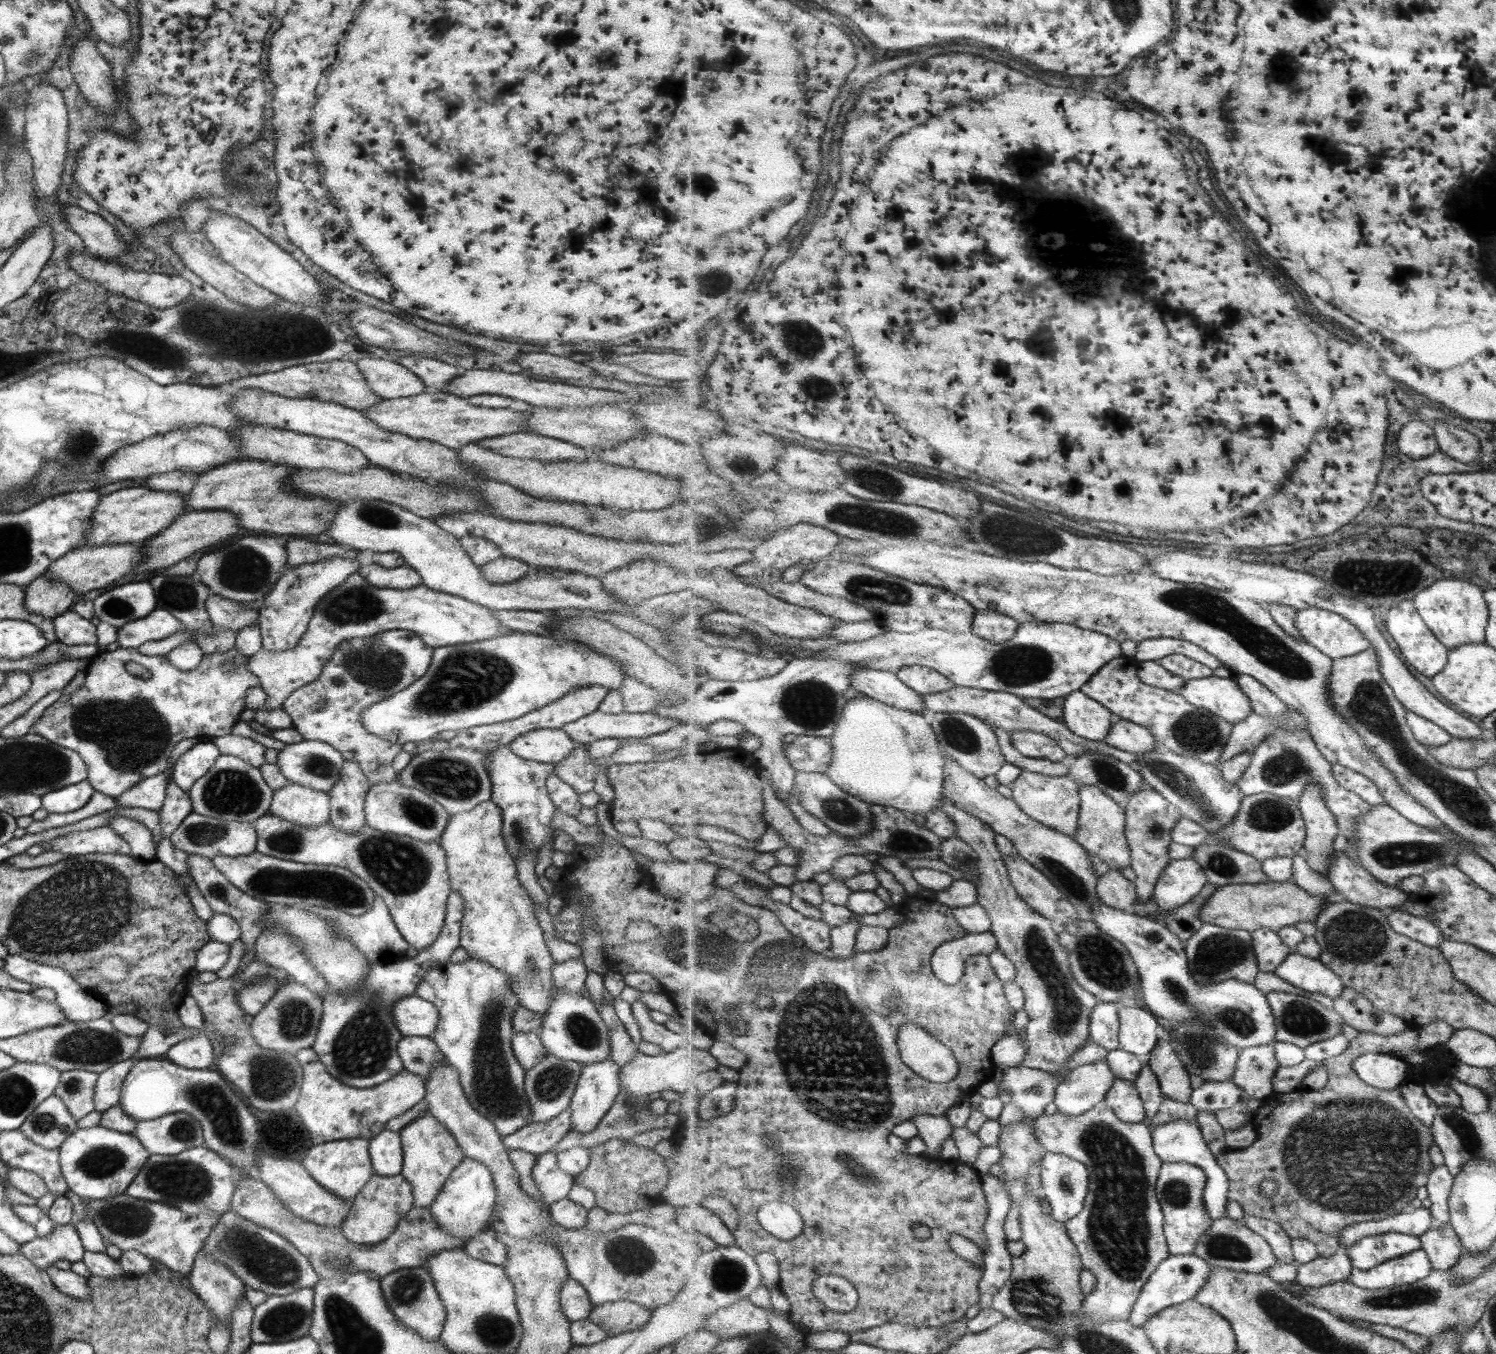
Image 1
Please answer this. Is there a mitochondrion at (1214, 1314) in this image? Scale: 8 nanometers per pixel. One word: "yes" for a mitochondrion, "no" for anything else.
no

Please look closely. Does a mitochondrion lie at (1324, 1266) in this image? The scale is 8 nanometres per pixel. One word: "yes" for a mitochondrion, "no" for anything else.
no

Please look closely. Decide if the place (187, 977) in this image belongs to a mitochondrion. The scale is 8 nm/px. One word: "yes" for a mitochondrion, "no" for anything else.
no

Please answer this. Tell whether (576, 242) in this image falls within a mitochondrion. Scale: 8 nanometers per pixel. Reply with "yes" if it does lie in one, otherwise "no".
no

